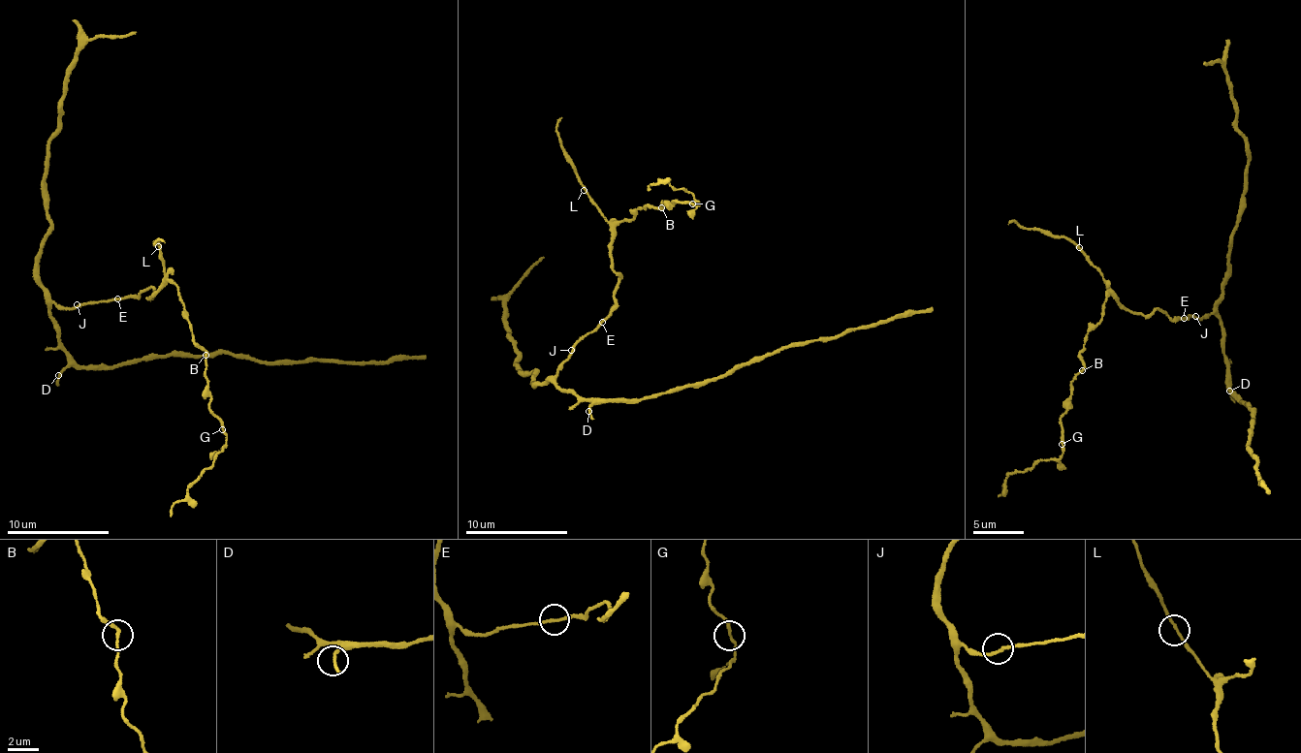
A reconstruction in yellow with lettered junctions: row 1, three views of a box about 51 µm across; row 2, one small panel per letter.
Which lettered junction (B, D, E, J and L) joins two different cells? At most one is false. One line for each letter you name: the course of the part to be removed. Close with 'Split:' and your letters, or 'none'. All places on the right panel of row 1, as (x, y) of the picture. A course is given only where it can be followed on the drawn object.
Split: none

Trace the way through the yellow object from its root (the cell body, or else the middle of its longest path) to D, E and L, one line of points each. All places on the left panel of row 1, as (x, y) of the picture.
D: (76, 306), (55, 304), (50, 310), (57, 343), (67, 354), (67, 368), (58, 375)
E: (76, 306), (117, 298)
L: (76, 306), (134, 297), (150, 287), (154, 291), (150, 298), (147, 297), (149, 298), (165, 274), (158, 246)

